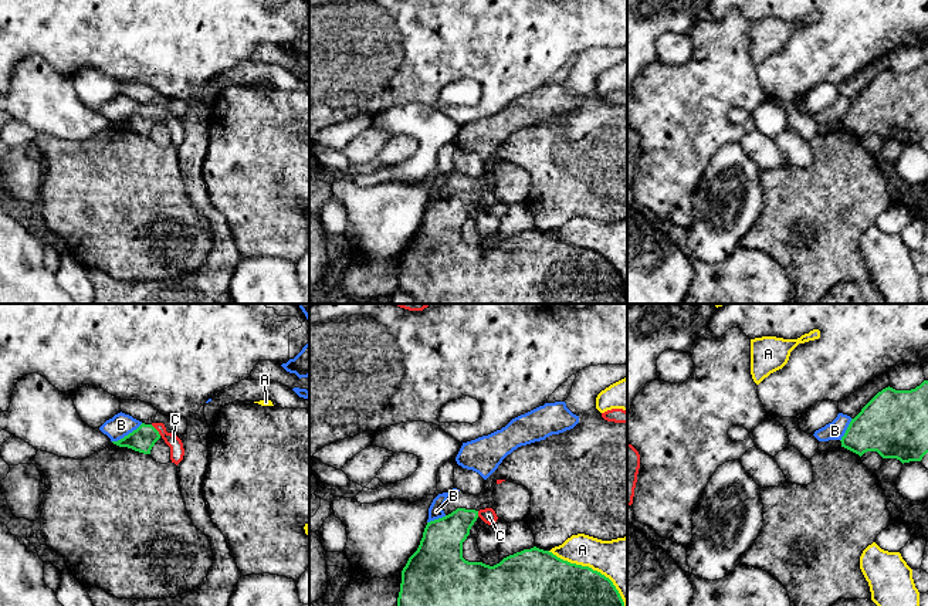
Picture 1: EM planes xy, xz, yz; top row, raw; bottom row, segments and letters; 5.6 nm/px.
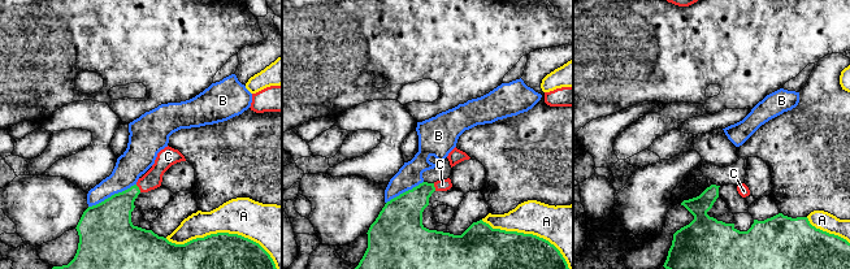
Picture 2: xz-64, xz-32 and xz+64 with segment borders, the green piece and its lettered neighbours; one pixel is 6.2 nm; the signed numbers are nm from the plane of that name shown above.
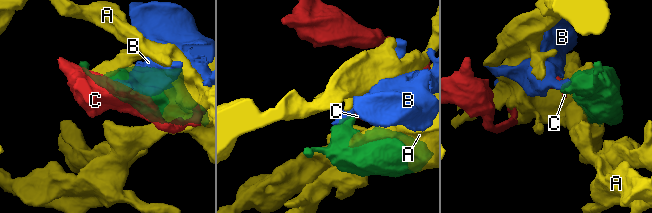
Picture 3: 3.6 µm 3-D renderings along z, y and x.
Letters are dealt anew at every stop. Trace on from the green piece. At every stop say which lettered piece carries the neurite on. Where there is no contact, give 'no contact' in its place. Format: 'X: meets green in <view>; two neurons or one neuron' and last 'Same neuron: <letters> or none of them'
A: meets green in xz; two neurons
B: meets green in xy; two neurons
C: meets green in xy; one neuron
Same neuron: C

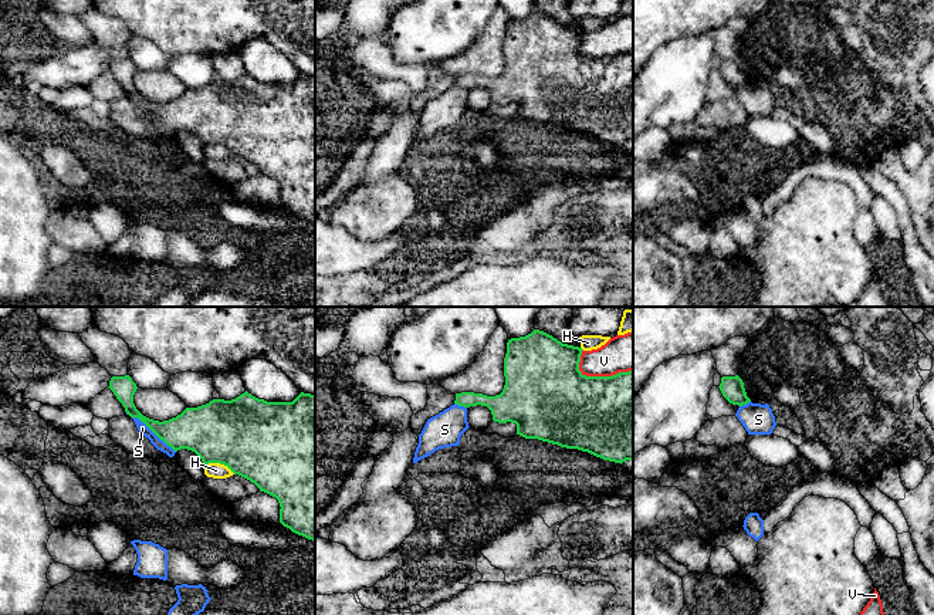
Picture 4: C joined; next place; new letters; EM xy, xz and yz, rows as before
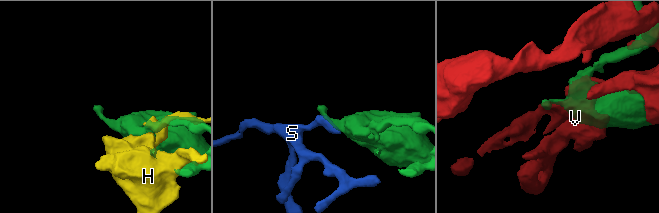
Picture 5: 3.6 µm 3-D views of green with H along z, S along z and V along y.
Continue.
H: meets green in xy; two neurons
S: meets green in xy; two neurons
V: meets green in xz; two neurons
Same neuron: none of them

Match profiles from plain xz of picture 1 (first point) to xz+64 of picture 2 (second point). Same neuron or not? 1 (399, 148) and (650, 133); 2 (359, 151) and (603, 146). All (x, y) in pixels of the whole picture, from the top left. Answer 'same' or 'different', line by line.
1: different
2: different

